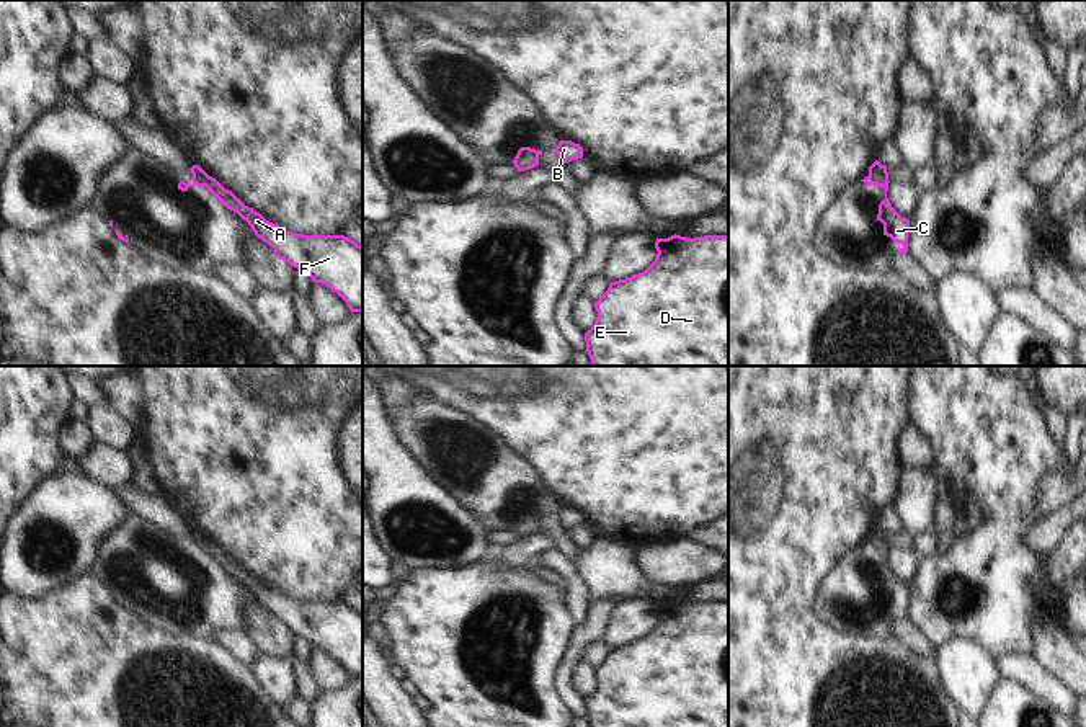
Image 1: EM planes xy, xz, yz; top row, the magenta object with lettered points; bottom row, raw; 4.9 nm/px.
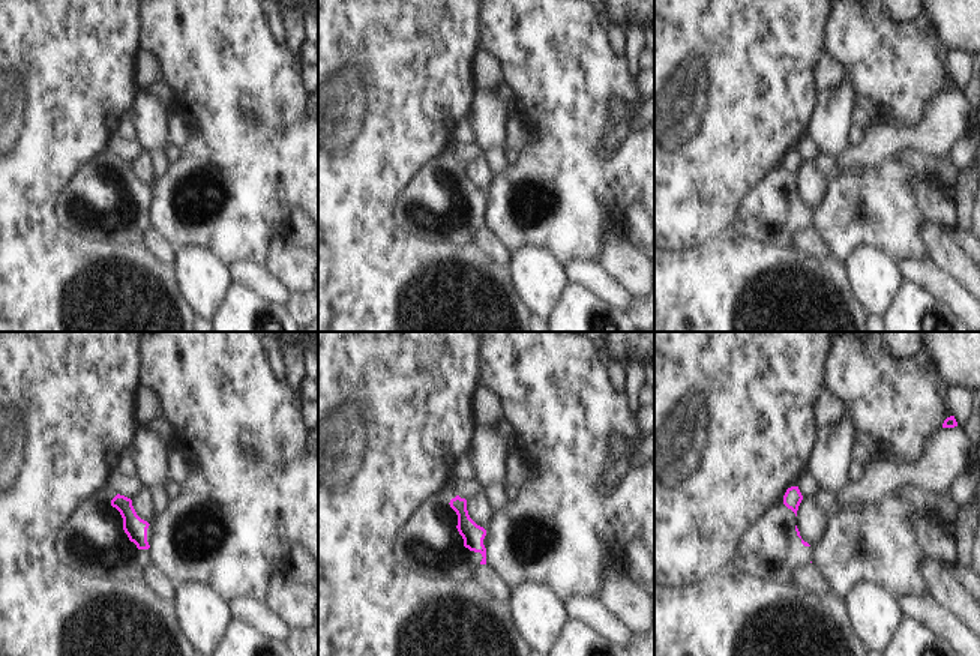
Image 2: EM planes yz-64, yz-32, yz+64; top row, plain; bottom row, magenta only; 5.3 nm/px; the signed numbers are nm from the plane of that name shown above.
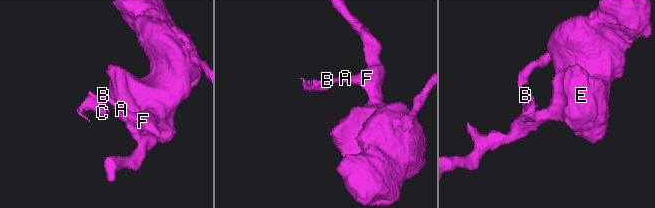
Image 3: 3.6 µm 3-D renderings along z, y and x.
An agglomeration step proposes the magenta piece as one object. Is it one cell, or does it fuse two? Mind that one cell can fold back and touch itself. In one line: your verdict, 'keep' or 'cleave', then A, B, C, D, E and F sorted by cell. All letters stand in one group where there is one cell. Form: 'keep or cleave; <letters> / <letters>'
cleave; A B D E F / C

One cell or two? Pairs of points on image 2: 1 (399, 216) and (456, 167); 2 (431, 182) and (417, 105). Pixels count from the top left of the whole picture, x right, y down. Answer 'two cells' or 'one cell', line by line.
1: one cell
2: two cells

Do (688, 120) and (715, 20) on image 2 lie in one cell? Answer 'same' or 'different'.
same

